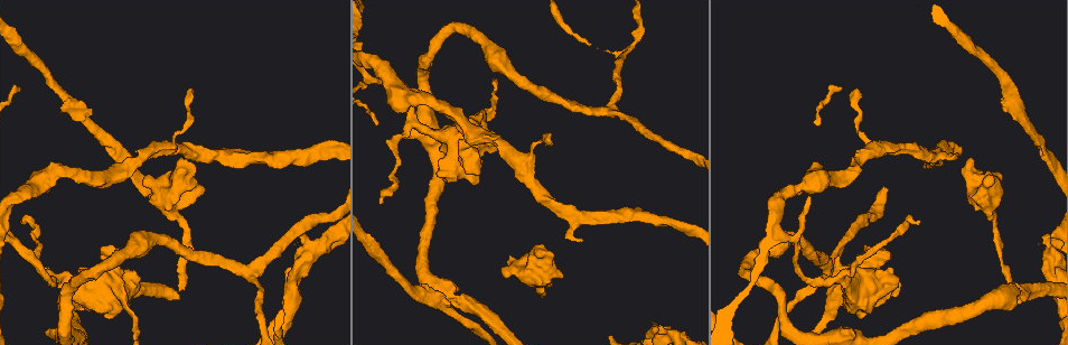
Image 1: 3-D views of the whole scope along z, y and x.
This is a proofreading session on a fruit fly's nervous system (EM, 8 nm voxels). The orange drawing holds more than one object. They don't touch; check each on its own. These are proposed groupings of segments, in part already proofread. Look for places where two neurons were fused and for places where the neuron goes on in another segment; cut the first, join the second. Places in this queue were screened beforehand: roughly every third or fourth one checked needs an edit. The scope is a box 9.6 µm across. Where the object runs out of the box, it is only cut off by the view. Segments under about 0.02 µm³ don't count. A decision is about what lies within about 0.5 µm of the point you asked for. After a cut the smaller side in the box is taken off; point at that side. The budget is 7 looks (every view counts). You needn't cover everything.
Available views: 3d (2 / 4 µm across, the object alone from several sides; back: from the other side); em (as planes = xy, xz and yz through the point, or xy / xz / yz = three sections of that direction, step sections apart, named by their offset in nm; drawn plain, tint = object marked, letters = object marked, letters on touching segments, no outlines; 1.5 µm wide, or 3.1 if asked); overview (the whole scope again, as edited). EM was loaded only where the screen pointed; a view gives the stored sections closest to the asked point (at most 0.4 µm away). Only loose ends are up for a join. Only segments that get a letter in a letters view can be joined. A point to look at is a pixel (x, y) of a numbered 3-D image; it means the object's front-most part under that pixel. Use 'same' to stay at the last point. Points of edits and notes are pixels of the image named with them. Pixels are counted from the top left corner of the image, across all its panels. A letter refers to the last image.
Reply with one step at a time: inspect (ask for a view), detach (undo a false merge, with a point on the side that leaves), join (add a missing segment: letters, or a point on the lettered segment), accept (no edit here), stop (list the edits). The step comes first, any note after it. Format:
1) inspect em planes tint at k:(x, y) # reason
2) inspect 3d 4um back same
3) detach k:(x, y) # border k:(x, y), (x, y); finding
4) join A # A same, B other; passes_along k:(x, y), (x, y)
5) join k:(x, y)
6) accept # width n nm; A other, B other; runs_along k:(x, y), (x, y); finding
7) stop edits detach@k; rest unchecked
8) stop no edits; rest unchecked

inspect 3d 4um at 1:(1050, 236) # branch stops here

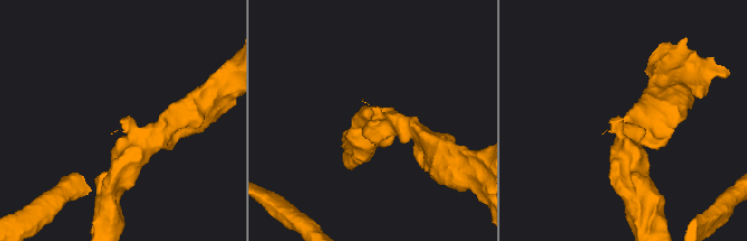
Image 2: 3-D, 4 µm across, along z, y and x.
inspect em planes plain at 2:(619, 118)

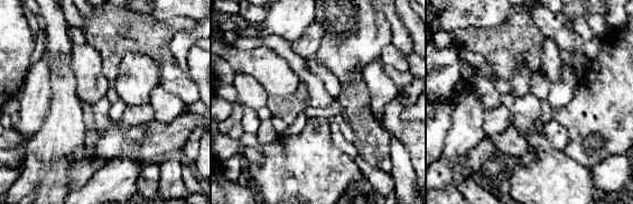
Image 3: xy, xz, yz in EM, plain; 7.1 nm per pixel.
inspect em planes letters same

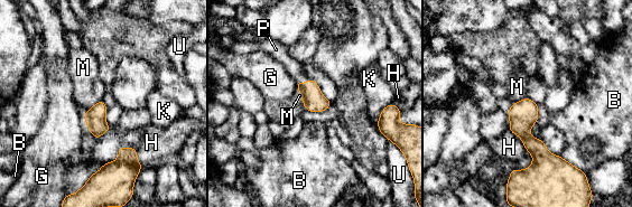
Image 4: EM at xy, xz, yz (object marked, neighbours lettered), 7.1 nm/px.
join P # width 140 nm; B other, G other, H other, K other, M other, P same, U other; passes_along 4:(314, 101), (304, 83), (293, 66); it goes on there

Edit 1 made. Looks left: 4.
inspect overview # see it whole again

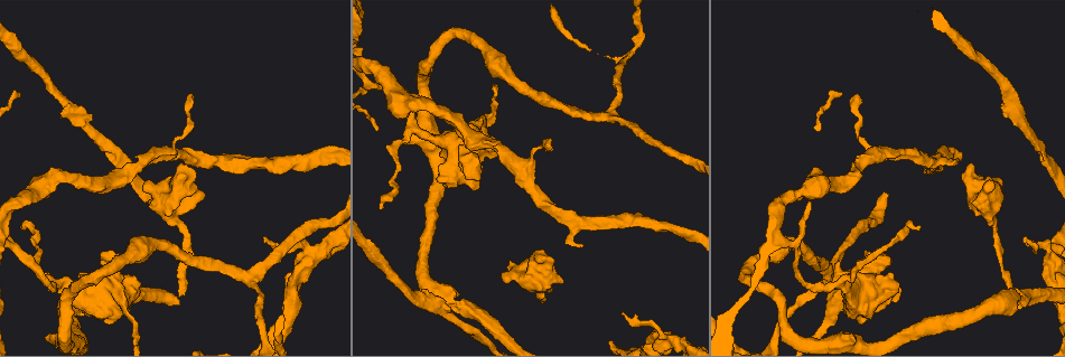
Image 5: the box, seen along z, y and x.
inspect em planes tint at 5:(979, 206) # stops while still wide

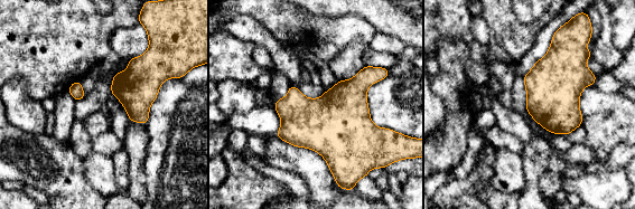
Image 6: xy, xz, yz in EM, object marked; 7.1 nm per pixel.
inspect em planes letters same # see the neighbours

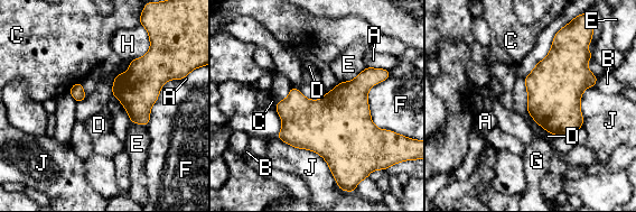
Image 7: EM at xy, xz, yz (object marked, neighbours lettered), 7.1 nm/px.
accept # width 380 nm; A other, B other, C other, D other, E other, F other, G other, H other, J other; border 7:(533, 118), (544, 129); none of them fits

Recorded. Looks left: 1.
inspect em planes letters at 5:(381, 206) # an open end

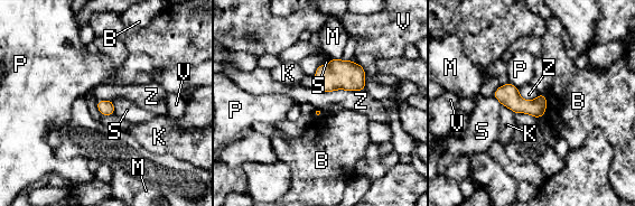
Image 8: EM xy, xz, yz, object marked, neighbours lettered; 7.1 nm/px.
accept # longest_contact Z 360 nm; B other, K other, M other, P other, S other, V other, Z other; border 8:(111, 101), (114, 113); no lettered segment goes on from it

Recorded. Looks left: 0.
stop edits join@4; rest unchecked

